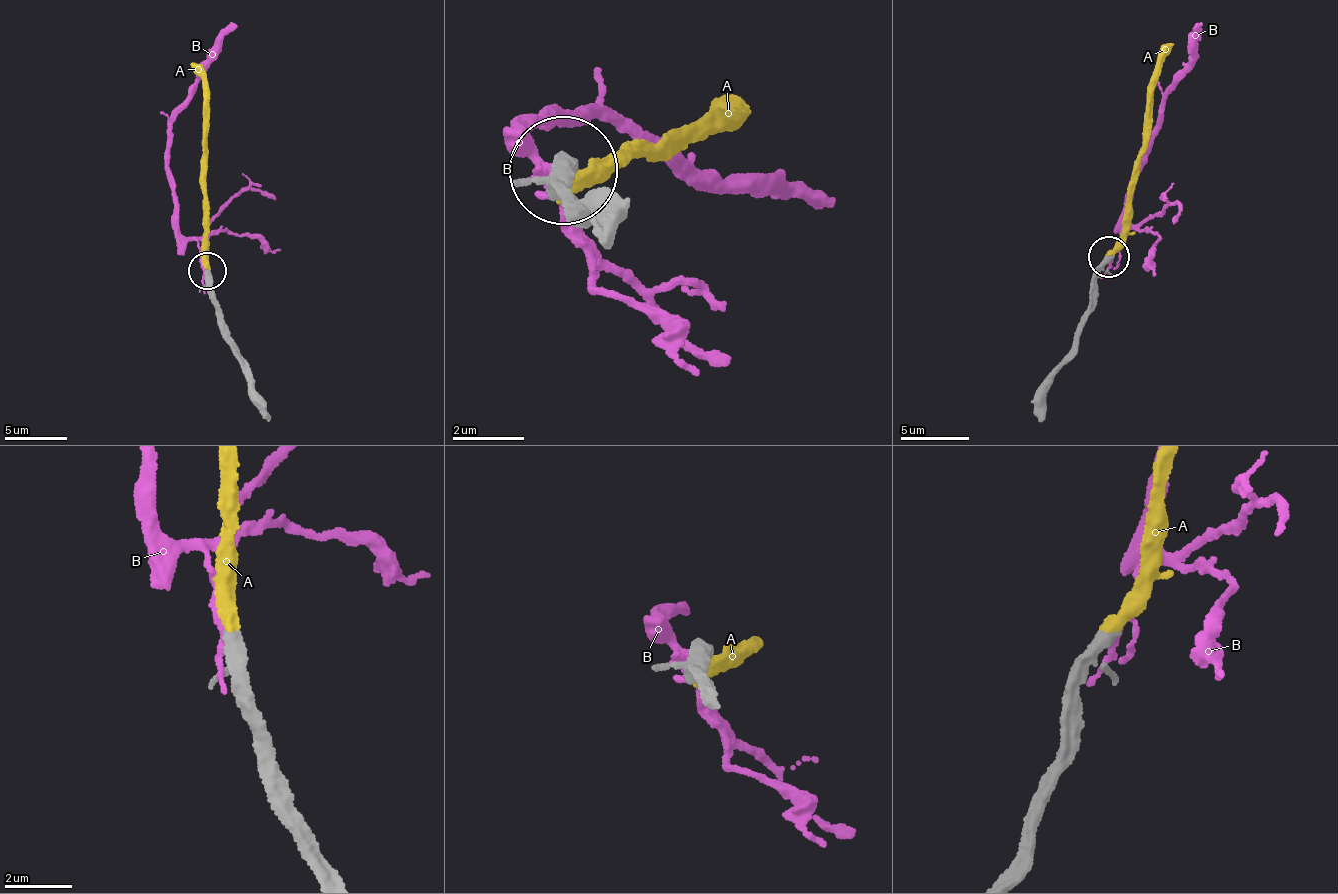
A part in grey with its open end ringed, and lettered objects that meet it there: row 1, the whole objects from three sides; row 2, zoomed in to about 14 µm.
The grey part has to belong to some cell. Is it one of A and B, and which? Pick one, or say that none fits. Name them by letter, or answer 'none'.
A

